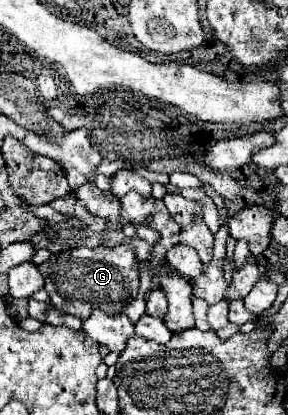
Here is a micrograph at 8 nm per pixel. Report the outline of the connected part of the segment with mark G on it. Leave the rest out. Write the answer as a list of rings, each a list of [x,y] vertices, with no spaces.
[[[118,245],[118,247],[80,247],[80,249],[70,249],[66,253],[50,255],[46,263],[42,263],[40,273],[44,275],[44,291],[50,297],[50,303],[64,313],[70,313],[74,317],[86,319],[92,309],[102,309],[104,313],[120,313],[128,299],[136,299],[138,295],[138,285],[140,285],[140,265],[136,259],[136,253],[132,245]]]

